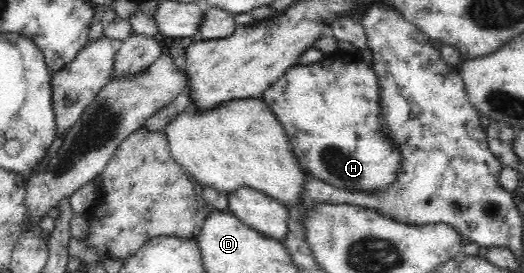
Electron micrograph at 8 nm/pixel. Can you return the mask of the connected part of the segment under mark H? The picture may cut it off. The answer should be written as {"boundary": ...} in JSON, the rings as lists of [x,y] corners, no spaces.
{"boundary":[[[338,49],[335,52],[324,54],[320,61],[308,65],[296,64],[289,67],[285,74],[275,81],[269,88],[262,94],[263,100],[267,106],[272,109],[274,116],[278,118],[278,122],[282,124],[288,141],[290,142],[291,149],[295,155],[295,161],[298,162],[299,167],[303,171],[310,171],[318,180],[330,183],[331,186],[337,187],[339,190],[348,191],[367,191],[367,193],[377,193],[378,190],[386,190],[397,179],[397,173],[401,167],[401,152],[396,143],[393,143],[388,135],[384,134],[382,127],[384,123],[380,121],[381,113],[378,113],[378,78],[374,75],[374,70],[368,65],[363,54],[351,54],[344,50]]]}

